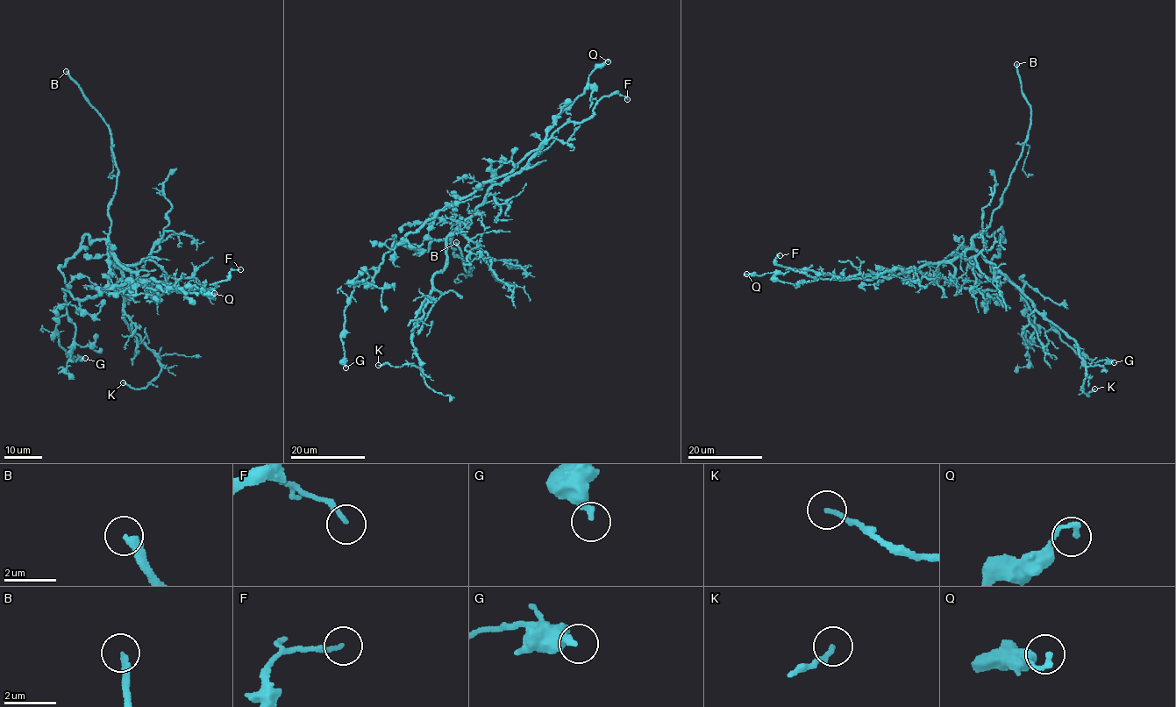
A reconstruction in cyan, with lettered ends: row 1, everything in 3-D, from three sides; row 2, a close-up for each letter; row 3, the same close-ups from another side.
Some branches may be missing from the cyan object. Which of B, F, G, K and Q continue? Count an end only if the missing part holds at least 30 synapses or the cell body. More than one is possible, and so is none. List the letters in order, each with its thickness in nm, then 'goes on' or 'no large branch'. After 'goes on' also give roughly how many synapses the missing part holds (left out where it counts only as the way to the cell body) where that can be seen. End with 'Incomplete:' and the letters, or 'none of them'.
B: 260 nm | goes on
F: 180 nm | no large branch
G: 240 nm | no large branch
K: 170 nm | no large branch
Q: 180 nm | no large branch
Incomplete: B

